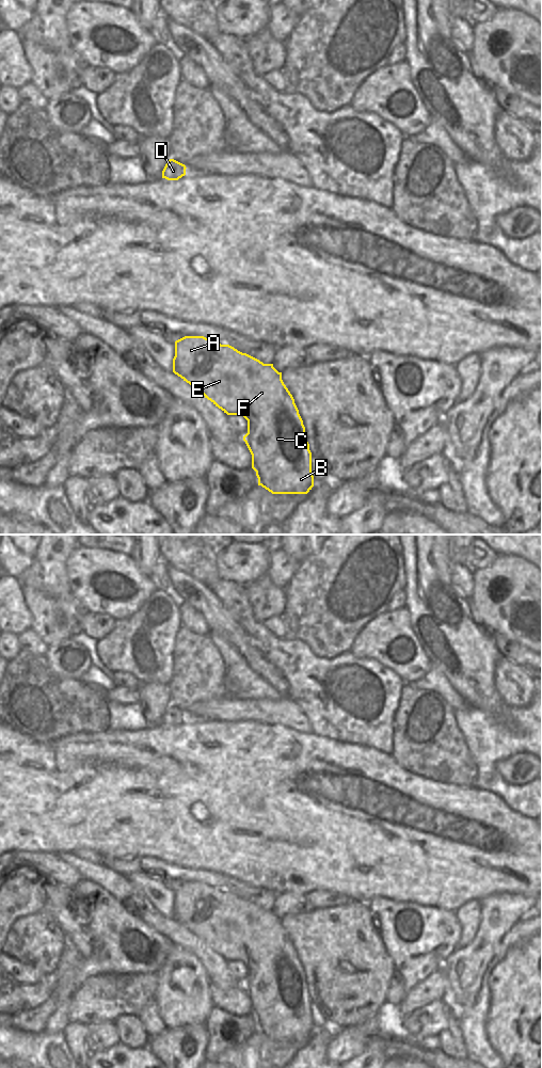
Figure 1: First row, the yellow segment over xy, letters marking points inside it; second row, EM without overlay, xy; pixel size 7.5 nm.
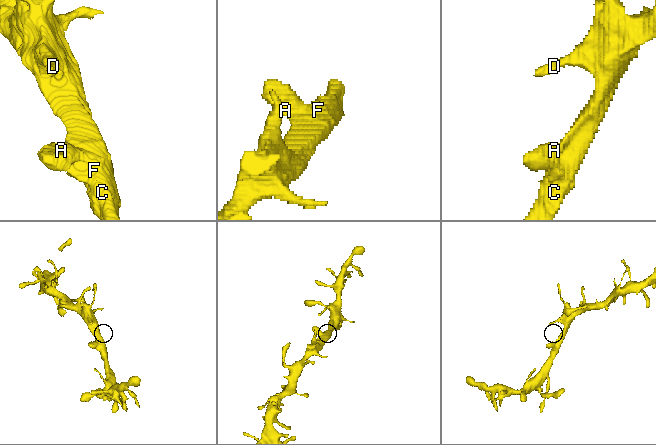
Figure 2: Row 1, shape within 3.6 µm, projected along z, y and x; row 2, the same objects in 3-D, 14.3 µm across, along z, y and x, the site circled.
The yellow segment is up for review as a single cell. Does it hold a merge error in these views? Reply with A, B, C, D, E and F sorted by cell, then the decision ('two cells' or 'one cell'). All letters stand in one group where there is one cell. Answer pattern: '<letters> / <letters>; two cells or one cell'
A B C D E F; one cell

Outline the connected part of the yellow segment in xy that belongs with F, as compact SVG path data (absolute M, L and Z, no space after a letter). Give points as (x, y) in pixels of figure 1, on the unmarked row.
M185 882L175 888L173 919L227 961L242 961L248 967L243 987L252 1001L252 1015L256 1018L258 1032L272 1040L307 1040L312 1036L312 999L305 973L294 945L282 926L282 919L273 910L264 910L229 891L221 891L204 882Z

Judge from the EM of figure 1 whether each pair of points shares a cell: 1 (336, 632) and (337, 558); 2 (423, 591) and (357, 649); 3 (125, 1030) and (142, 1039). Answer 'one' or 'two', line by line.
1: one
2: two
3: one

